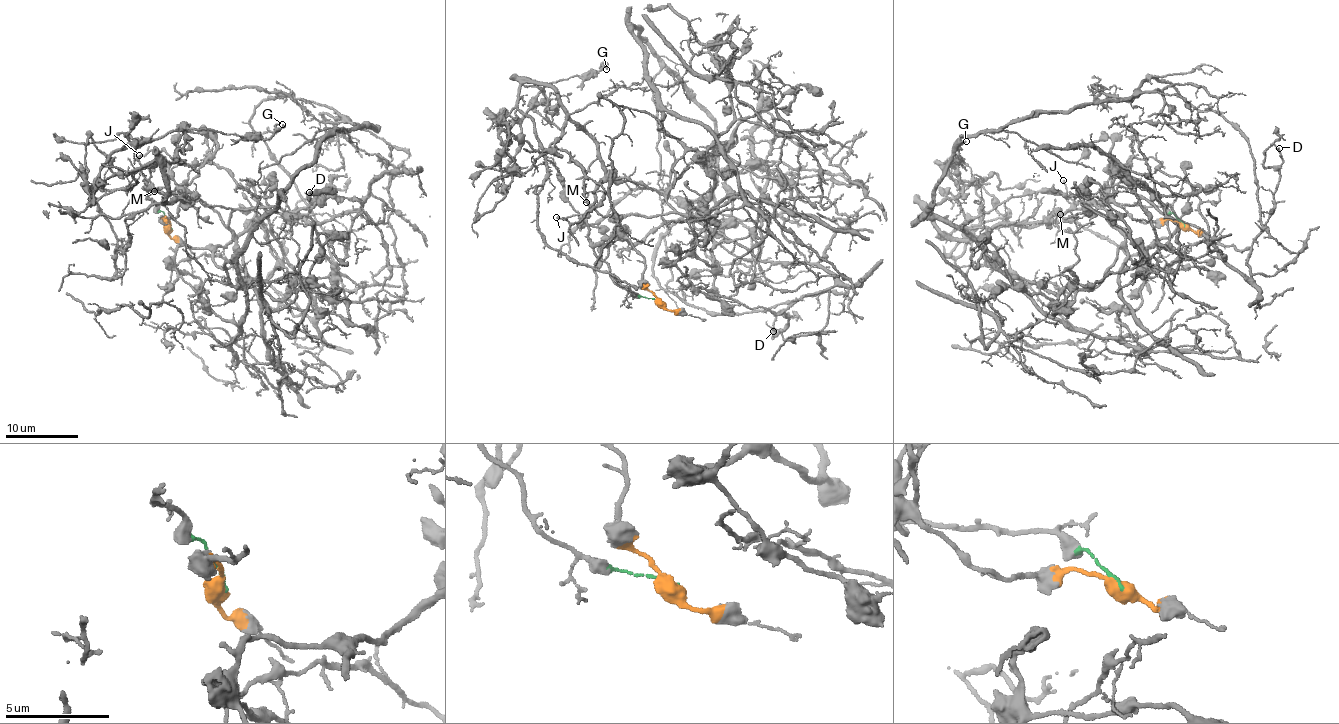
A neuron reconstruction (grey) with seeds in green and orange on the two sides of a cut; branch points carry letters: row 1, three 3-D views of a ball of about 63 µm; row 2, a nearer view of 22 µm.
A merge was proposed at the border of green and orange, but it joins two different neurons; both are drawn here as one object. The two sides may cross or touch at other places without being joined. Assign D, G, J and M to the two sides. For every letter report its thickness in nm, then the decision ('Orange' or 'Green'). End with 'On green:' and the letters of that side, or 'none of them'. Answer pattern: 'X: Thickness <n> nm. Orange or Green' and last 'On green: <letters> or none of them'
D: Thickness 150 nm. Orange
G: Thickness 200 nm. Green
J: Thickness 160 nm. Green
M: Thickness 80 nm. Green
On green: G, J, M

